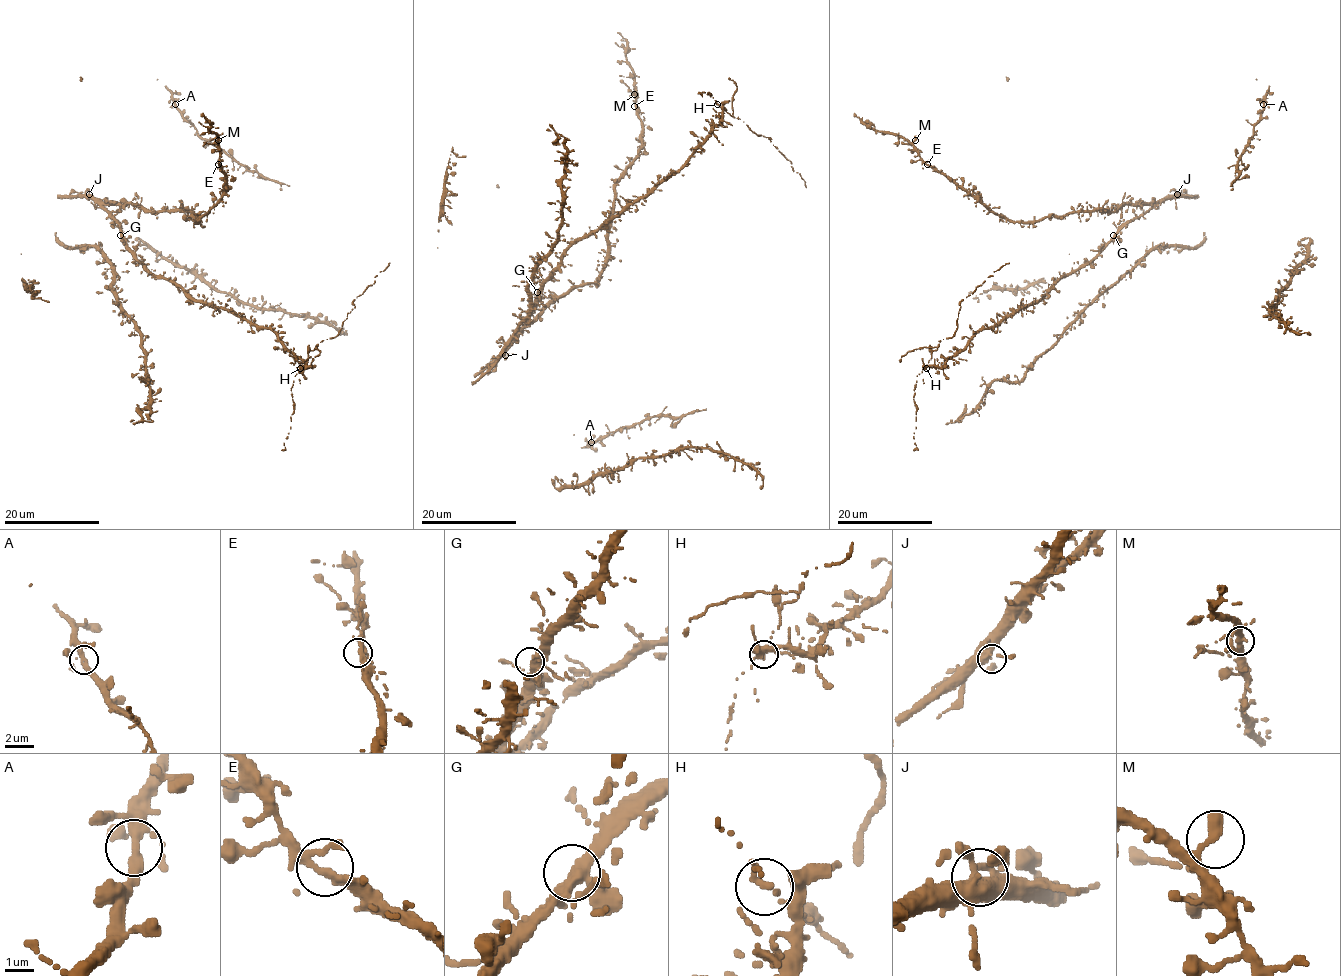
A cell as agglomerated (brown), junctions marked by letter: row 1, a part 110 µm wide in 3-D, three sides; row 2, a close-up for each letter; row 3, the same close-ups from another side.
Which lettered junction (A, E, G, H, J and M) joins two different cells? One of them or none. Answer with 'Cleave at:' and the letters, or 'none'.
Cleave at: H

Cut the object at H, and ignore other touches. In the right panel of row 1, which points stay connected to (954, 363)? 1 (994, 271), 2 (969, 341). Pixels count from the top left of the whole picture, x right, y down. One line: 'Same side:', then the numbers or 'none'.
Same side: 2

